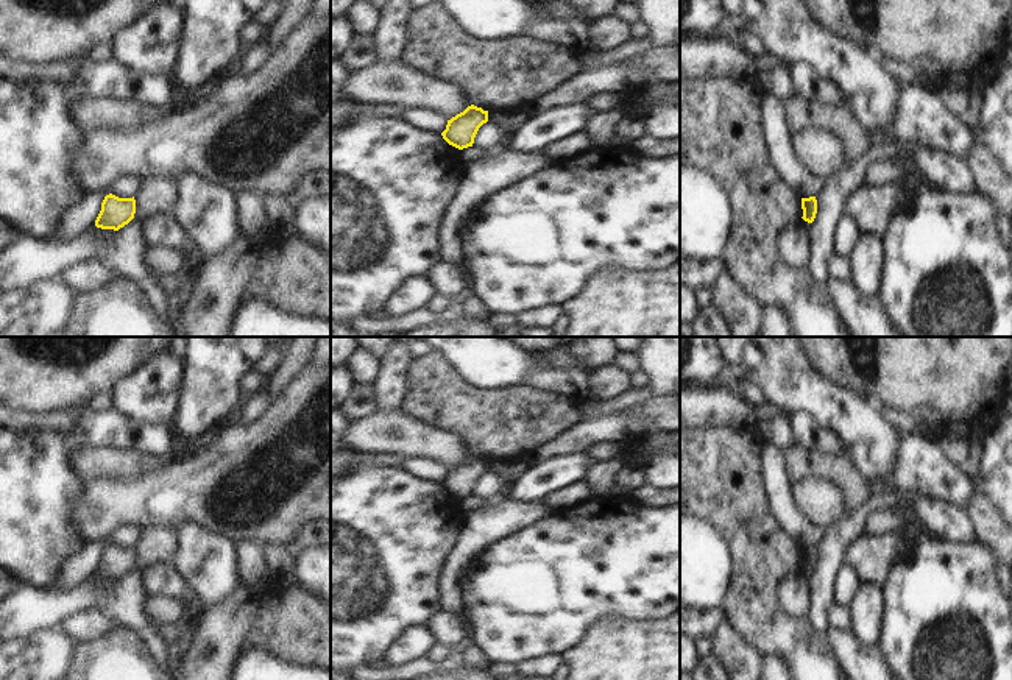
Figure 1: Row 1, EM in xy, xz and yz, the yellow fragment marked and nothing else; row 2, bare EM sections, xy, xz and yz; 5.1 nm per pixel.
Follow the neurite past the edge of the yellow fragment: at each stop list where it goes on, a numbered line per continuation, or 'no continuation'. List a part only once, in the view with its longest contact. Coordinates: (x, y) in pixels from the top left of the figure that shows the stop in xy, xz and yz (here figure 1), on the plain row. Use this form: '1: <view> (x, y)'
no continuation

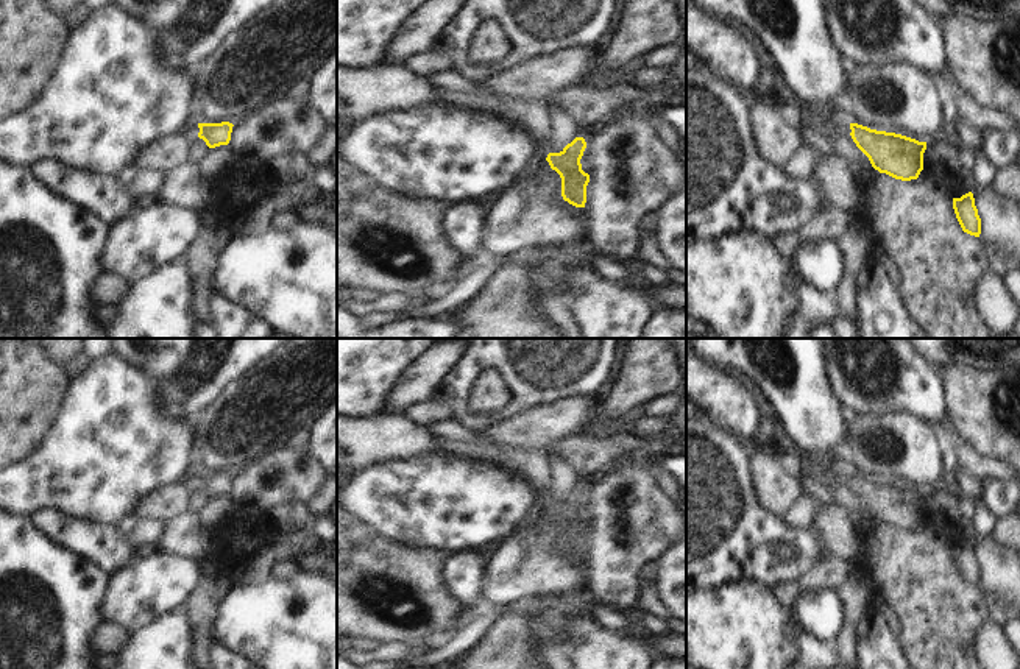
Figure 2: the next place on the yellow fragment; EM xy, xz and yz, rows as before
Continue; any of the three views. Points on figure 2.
1: xy (191, 481)

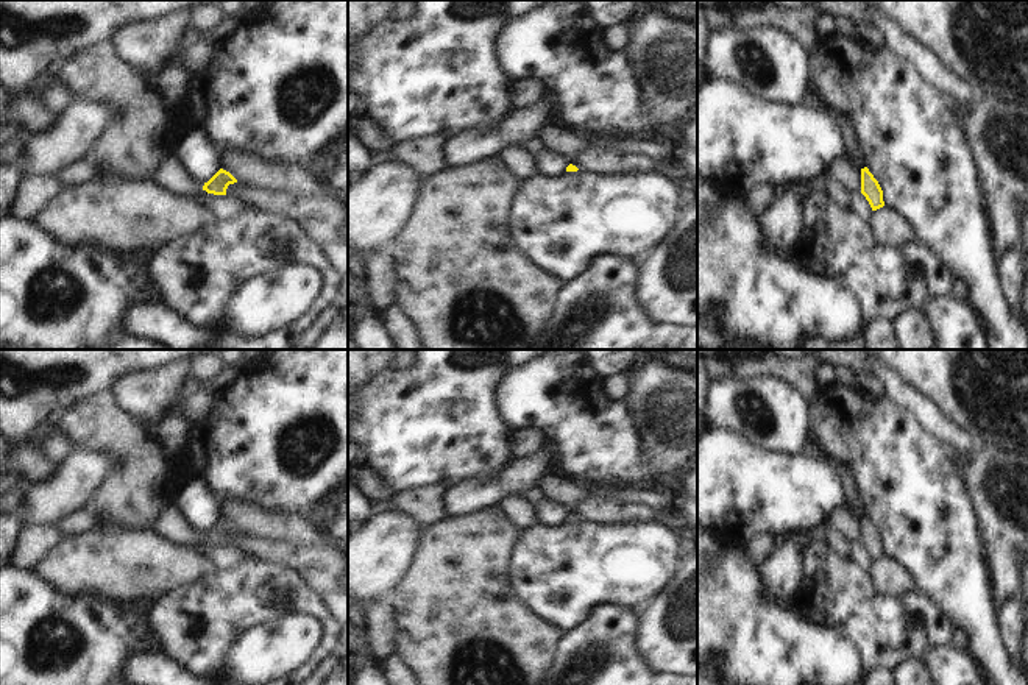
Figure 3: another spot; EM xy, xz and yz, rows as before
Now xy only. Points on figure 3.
1: xy (169, 523)

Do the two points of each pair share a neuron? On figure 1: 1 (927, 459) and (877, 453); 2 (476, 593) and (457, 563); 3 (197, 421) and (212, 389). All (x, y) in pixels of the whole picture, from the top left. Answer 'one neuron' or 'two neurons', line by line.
1: two neurons
2: two neurons
3: one neuron

